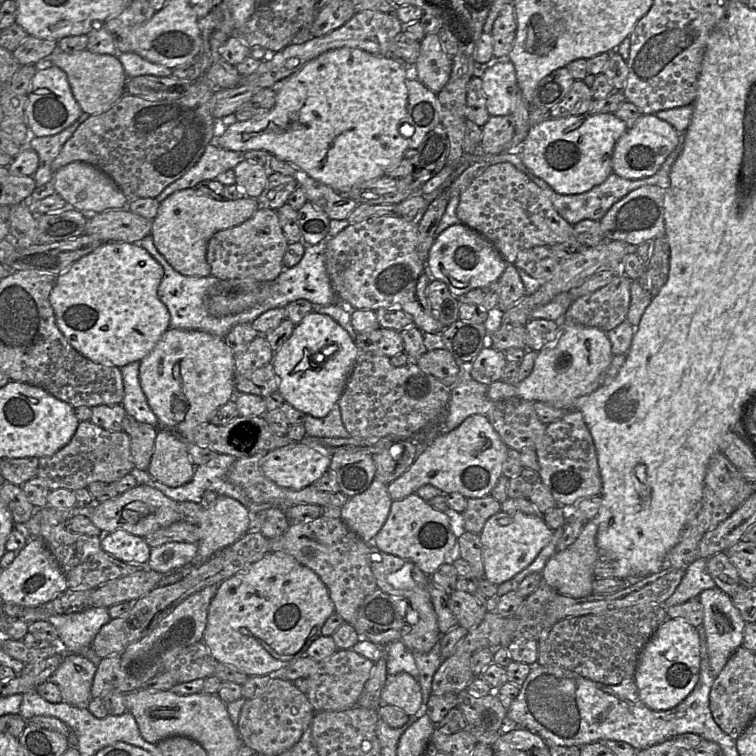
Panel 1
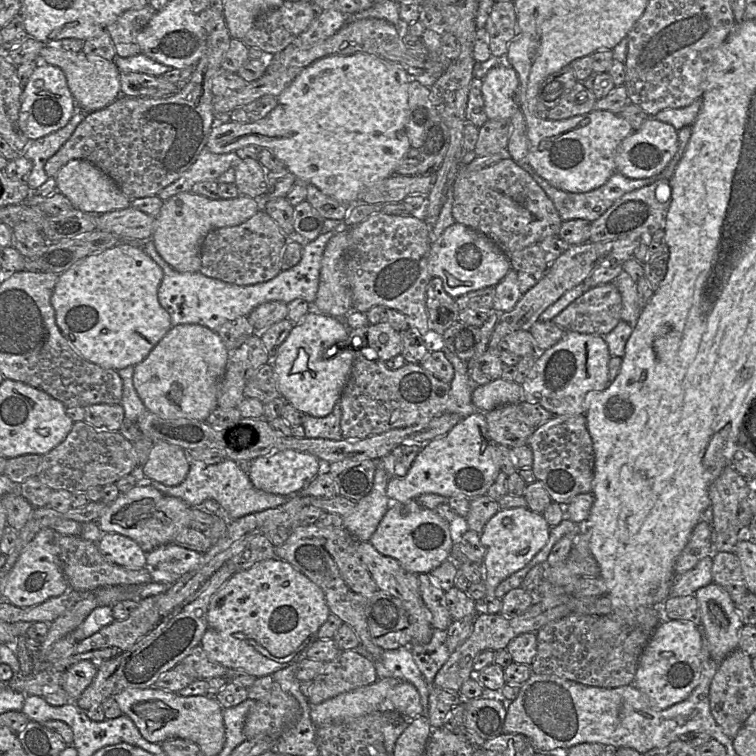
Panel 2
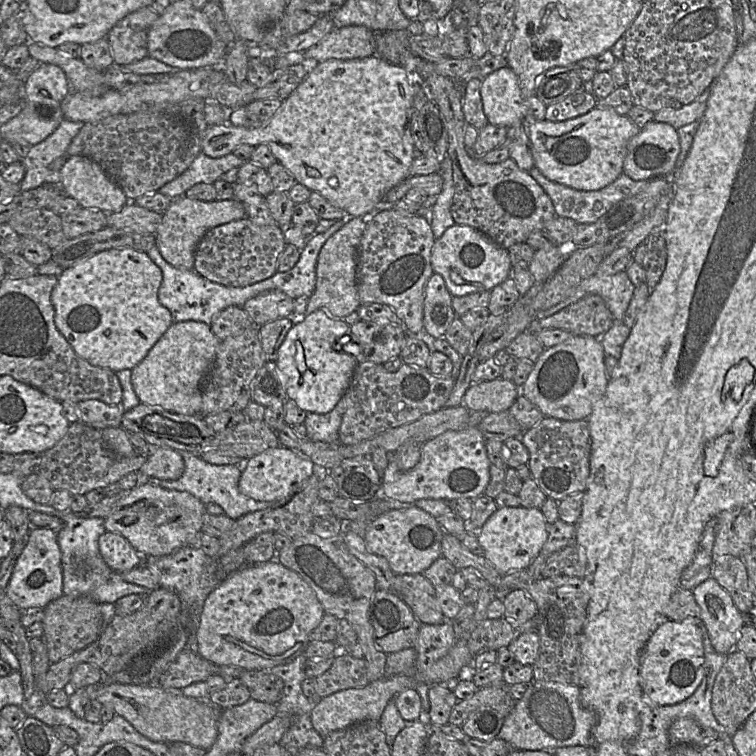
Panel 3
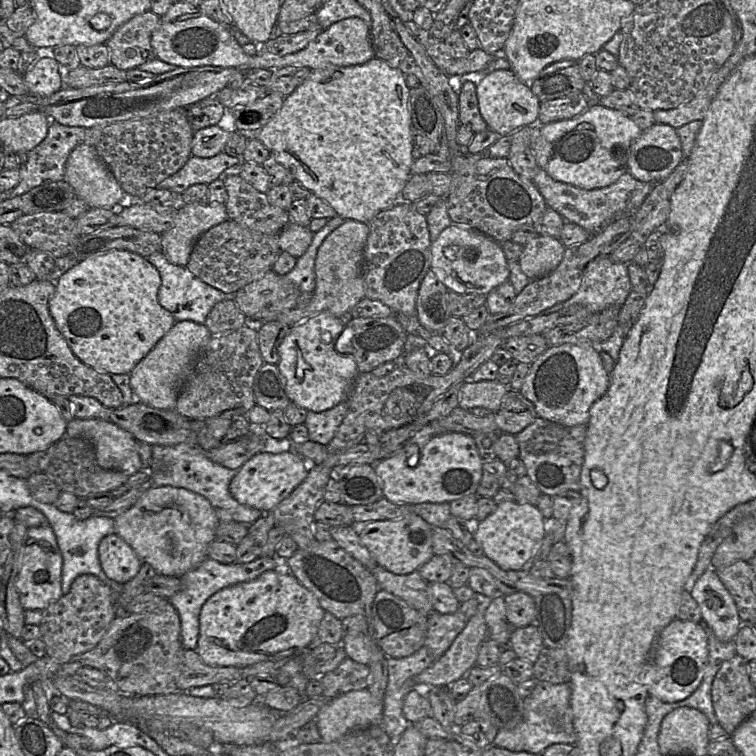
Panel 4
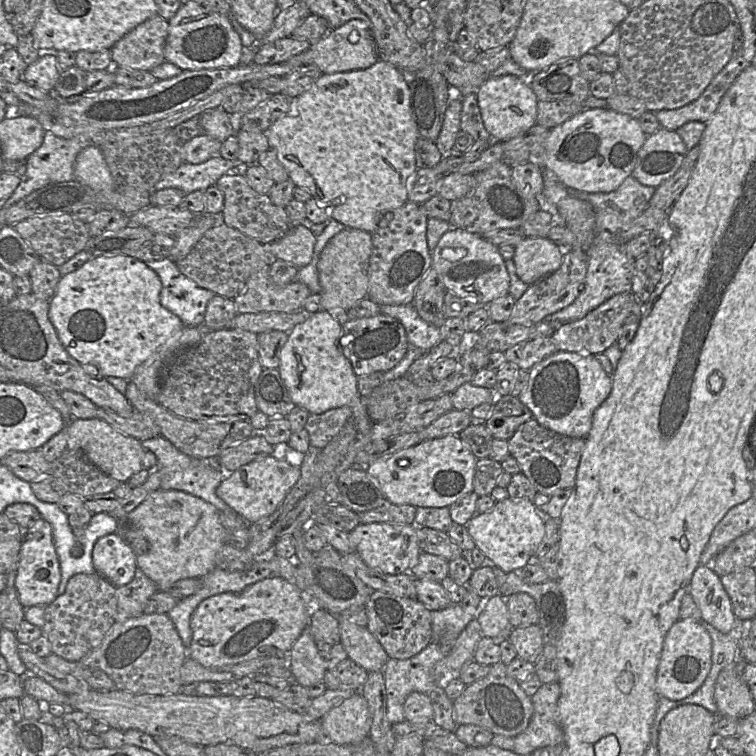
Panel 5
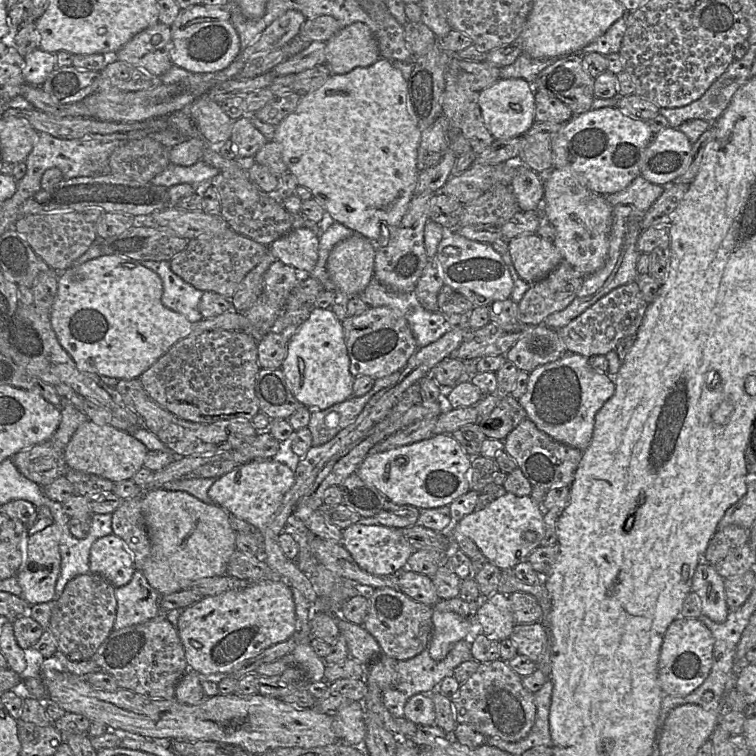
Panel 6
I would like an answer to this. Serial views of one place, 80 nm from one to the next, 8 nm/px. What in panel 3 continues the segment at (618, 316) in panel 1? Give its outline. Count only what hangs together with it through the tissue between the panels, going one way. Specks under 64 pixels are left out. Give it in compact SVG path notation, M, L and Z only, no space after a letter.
M588 294L547 318L535 318L527 332L562 329L572 335L595 337L606 333L613 322L614 318L604 299L596 294Z

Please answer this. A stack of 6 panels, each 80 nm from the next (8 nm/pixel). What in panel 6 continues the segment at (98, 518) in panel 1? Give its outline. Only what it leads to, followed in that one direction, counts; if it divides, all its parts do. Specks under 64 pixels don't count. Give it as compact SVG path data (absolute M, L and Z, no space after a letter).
M164 488L152 490L142 497L142 515L151 542L150 555L142 572L148 583L161 595L188 589L192 581L226 574L230 556L236 550L236 531L230 523L230 512L216 504L207 504L186 491Z

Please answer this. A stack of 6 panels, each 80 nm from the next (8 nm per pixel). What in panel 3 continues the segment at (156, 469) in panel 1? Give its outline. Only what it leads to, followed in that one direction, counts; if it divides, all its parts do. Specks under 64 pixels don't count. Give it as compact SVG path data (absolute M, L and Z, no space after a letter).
M149 446L149 455L140 470L148 477L175 480L184 473L185 463L181 453L175 449Z

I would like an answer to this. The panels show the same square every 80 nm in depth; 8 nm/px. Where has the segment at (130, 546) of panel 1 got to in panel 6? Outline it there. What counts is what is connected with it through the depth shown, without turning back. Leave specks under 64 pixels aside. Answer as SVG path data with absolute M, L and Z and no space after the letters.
M113 533L92 544L89 568L90 573L103 577L114 587L126 585L136 571L126 543Z

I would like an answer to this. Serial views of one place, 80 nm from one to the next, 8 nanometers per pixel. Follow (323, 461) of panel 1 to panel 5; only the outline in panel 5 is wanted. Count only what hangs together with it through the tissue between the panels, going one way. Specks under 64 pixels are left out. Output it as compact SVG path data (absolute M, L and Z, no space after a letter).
M270 455L234 471L230 477L220 483L216 494L242 518L254 523L271 515L278 508L290 489L297 483L300 475L300 467L292 466L286 460L279 460Z

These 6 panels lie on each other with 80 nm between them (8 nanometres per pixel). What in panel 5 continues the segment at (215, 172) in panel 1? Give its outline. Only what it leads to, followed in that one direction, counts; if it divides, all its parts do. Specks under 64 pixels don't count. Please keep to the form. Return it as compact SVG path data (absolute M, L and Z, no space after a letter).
M220 155L211 157L200 164L183 162L174 172L160 179L155 184L154 190L178 188L185 194L197 190L205 191L239 163L242 162L238 159L227 160Z

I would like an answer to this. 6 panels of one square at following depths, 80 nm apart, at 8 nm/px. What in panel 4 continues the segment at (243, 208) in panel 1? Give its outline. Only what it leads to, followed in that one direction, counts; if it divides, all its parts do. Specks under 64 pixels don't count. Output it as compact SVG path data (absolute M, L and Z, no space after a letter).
M210 202L207 205L182 204L171 228L162 236L162 253L169 262L186 267L193 246L210 228L228 220L225 204Z

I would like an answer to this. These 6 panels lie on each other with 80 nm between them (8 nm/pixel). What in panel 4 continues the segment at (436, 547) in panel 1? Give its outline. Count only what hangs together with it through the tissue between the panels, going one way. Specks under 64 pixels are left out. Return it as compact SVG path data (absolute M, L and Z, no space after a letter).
M415 512L393 520L354 522L352 527L377 564L395 574L410 574L418 570L433 555L432 527Z

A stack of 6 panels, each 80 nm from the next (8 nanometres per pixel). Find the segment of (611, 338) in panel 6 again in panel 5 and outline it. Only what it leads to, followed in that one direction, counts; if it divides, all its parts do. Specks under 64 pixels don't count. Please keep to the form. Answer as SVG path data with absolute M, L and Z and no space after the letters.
M632 291L616 294L588 312L584 317L562 324L551 335L551 339L557 350L577 352L587 356L603 353L617 341L626 319L631 313L635 313L637 302L638 299Z

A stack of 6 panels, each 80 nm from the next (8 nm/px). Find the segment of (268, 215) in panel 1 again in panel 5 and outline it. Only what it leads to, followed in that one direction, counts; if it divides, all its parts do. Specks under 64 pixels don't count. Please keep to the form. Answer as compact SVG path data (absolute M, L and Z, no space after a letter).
M221 223L206 231L189 254L176 261L176 265L183 275L201 288L211 290L222 297L234 299L256 270L265 265L270 266L275 259L270 251L269 243L261 243Z

